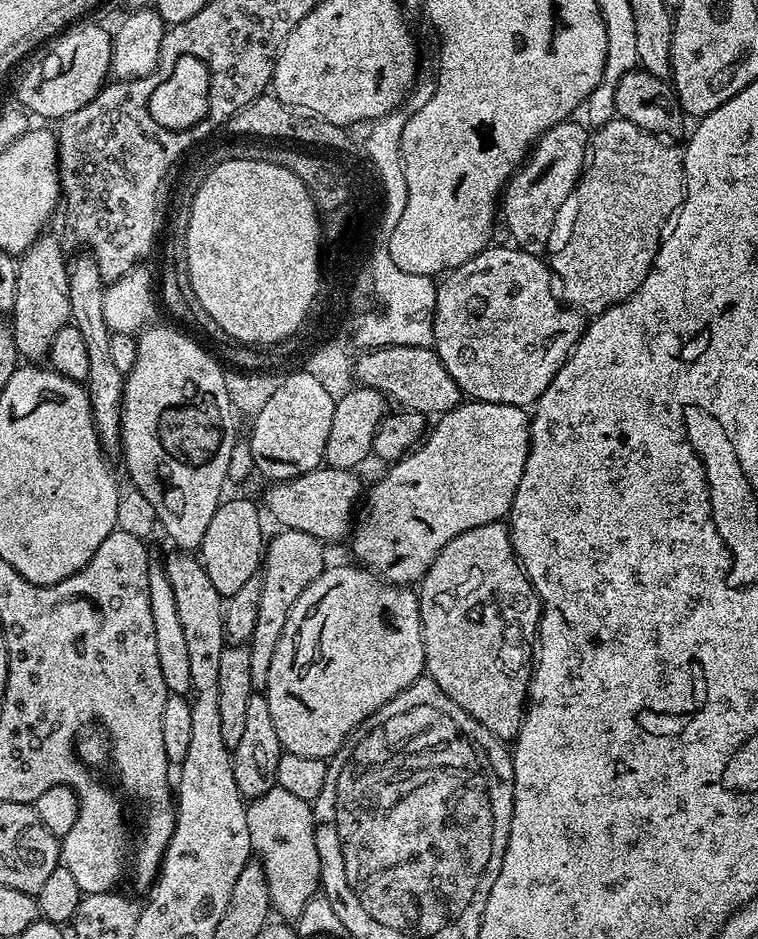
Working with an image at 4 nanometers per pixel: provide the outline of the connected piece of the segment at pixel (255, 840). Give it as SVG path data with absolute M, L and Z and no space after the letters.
M273 786L269 792L255 797L248 804L246 826L250 826L252 851L264 867L275 915L280 915L277 917L281 921L295 922L306 902L317 895L321 887L312 804L290 794L290 790Z

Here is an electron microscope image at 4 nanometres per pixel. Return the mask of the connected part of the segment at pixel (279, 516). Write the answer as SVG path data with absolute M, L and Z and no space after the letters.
M321 466L293 480L273 483L264 496L263 507L280 523L281 529L302 530L314 538L331 542L349 535L354 524L354 513L362 500L360 480L355 471L347 468Z

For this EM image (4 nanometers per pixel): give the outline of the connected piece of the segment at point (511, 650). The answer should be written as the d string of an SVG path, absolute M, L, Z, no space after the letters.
M504 522L487 524L486 526L474 526L474 530L466 530L458 534L434 558L430 570L418 584L418 595L420 597L420 621L422 622L422 642L424 643L424 667L427 675L450 698L450 702L458 702L470 718L482 722L490 734L494 734L500 740L505 742L515 741L520 732L520 723L524 720L524 710L528 702L528 688L532 684L532 669L534 667L534 645L538 640L540 630L540 599L530 582L530 578L524 572L523 566L520 565L516 558L516 552L512 549L512 534L509 525Z

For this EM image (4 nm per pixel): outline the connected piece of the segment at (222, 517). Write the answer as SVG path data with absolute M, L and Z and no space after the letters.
M225 499L214 518L210 518L210 527L198 549L198 559L204 565L206 578L210 578L214 590L218 590L221 598L233 596L251 576L261 571L266 535L260 525L261 509L258 504L257 508L252 500Z

